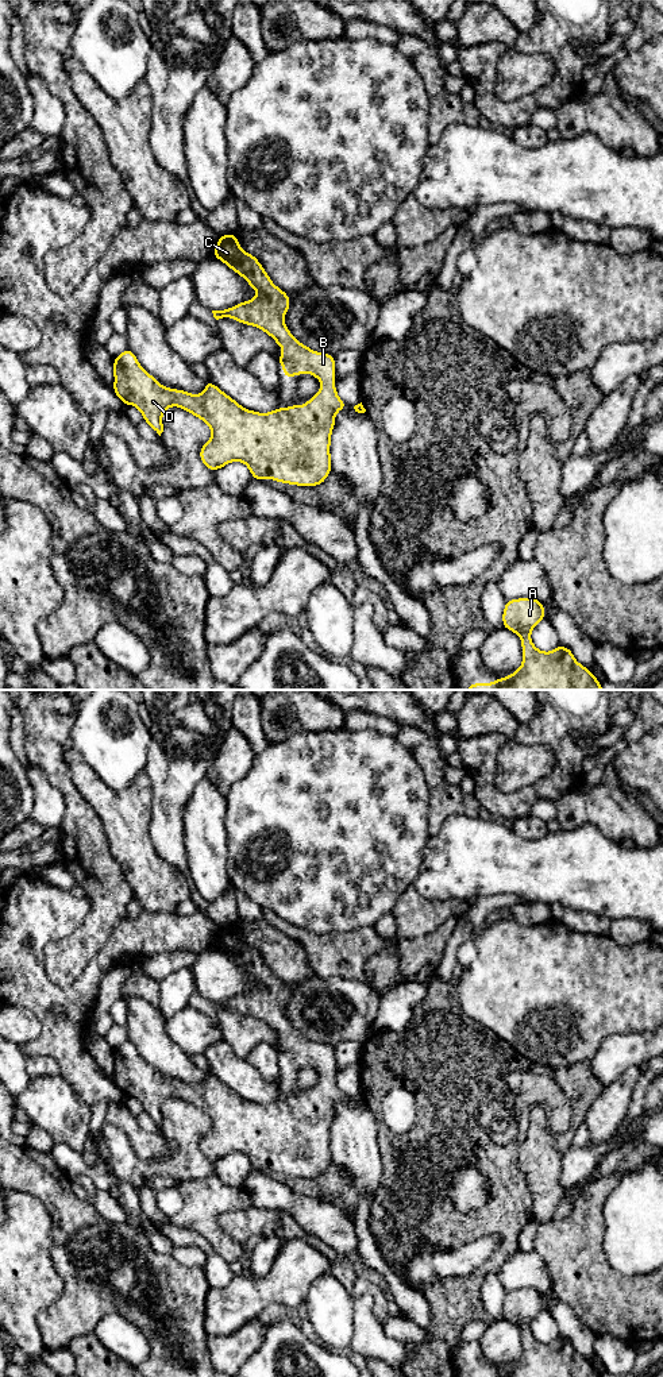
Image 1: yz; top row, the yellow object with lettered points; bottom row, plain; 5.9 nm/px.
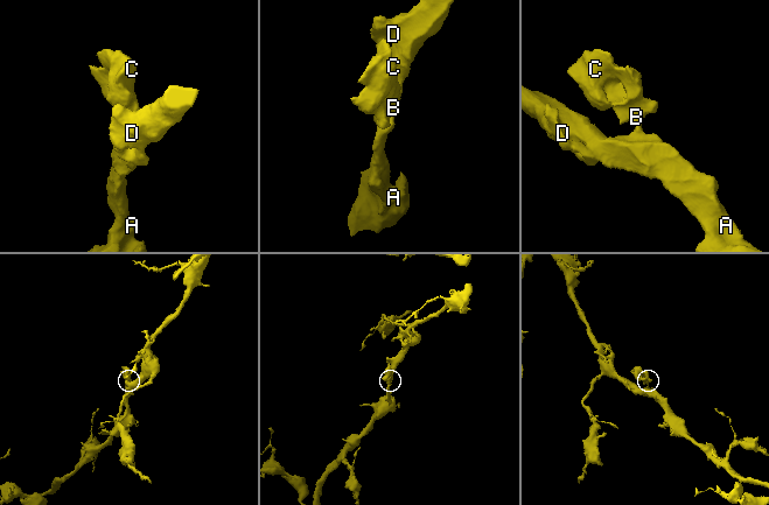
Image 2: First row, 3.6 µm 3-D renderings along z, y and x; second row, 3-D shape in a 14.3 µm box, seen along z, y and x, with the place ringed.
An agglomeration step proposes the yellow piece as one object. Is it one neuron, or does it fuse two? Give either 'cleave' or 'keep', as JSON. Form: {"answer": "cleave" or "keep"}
{"answer": "keep"}

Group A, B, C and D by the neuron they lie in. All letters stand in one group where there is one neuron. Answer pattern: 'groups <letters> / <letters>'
groups A B C D

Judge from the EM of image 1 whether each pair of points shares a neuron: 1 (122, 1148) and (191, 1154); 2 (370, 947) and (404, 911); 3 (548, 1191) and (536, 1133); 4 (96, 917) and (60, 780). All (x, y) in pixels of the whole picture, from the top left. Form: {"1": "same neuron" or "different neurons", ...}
{"1": "same neuron", "2": "different neurons", "3": "same neuron", "4": "same neuron"}

